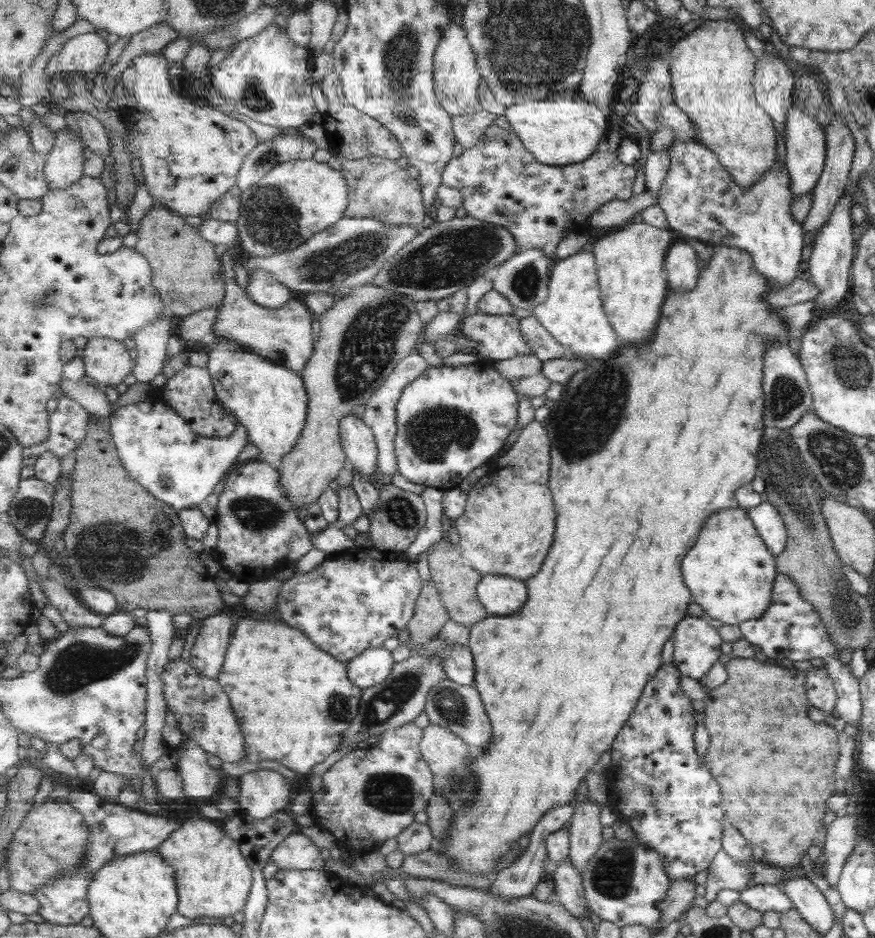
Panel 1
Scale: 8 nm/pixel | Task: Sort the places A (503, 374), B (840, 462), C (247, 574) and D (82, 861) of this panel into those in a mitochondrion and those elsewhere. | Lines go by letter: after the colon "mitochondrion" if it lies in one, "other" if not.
A: other
B: mitochondrion
C: other
D: other

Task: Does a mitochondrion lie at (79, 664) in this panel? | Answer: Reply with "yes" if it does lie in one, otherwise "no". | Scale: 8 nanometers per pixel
yes

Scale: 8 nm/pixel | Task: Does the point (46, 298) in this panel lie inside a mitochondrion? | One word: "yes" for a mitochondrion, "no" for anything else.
yes

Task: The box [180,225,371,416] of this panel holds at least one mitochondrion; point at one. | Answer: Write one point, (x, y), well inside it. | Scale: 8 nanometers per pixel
(277, 351)

